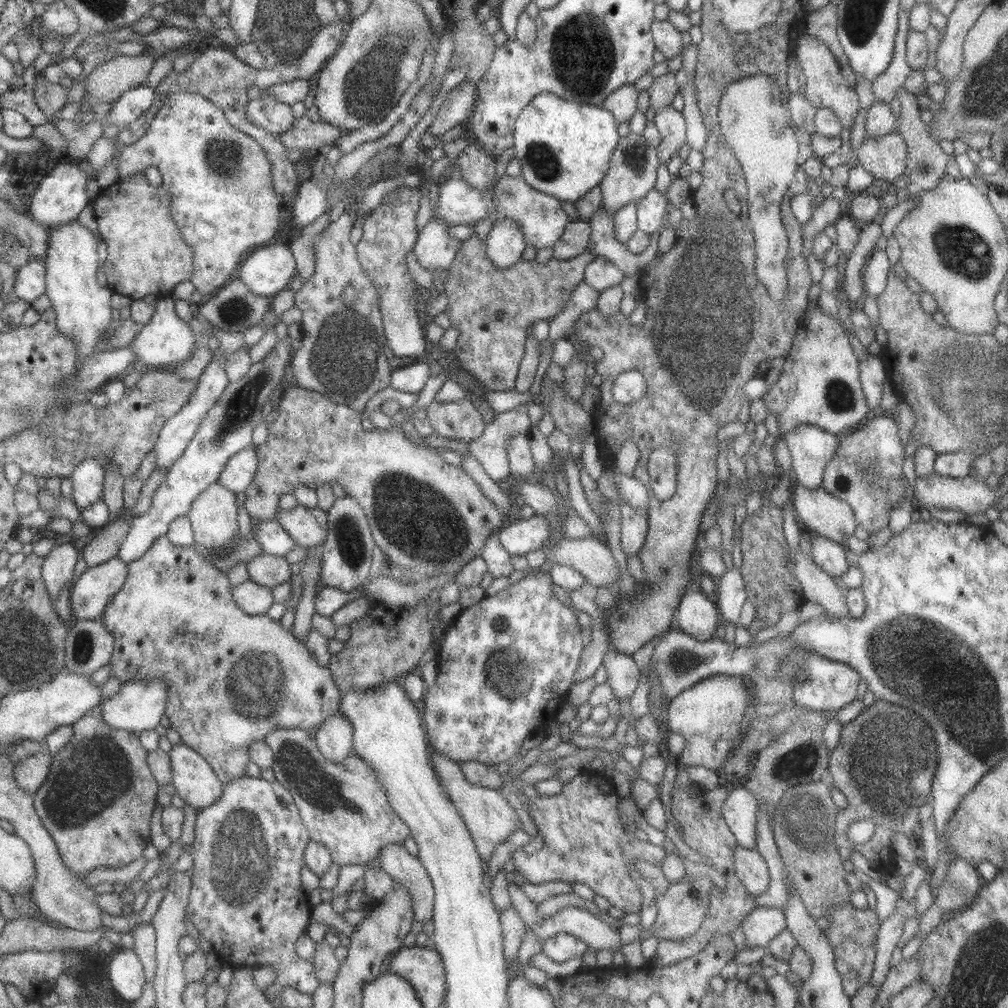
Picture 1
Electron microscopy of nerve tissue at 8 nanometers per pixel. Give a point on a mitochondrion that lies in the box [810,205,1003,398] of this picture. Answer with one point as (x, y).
(964, 251)

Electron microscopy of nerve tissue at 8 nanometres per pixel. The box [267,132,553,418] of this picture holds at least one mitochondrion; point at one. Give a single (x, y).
(345, 357)

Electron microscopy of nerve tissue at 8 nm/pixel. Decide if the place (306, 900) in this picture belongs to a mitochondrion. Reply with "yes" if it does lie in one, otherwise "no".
no

